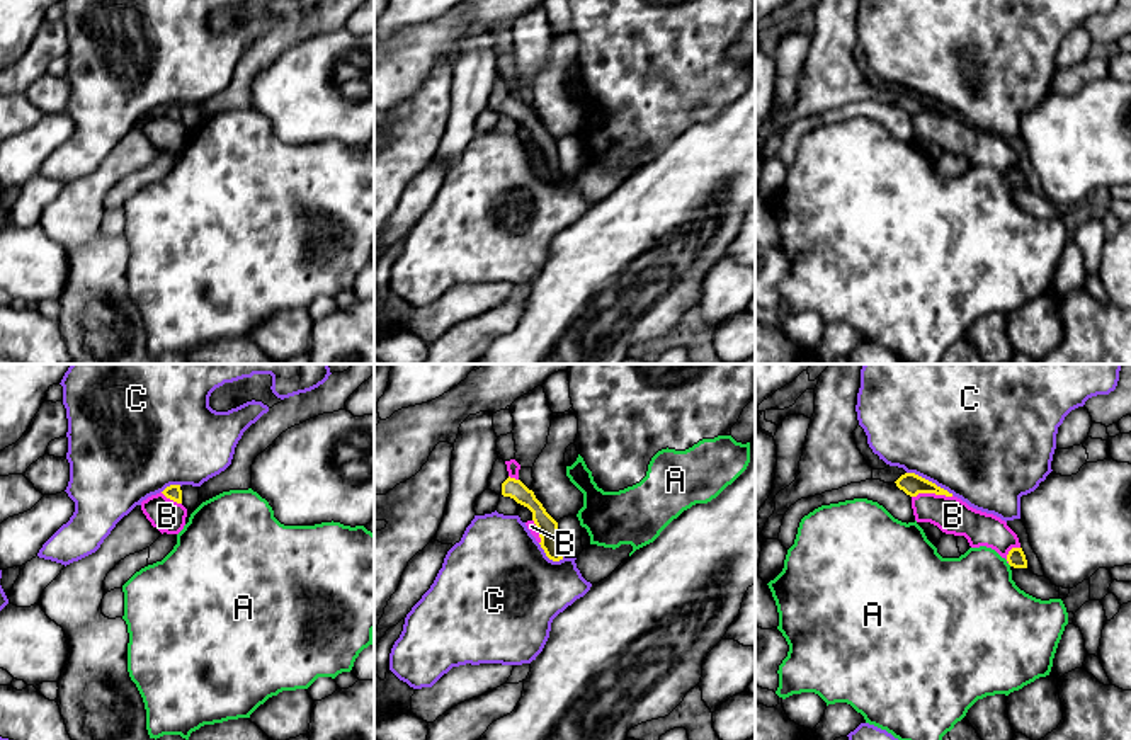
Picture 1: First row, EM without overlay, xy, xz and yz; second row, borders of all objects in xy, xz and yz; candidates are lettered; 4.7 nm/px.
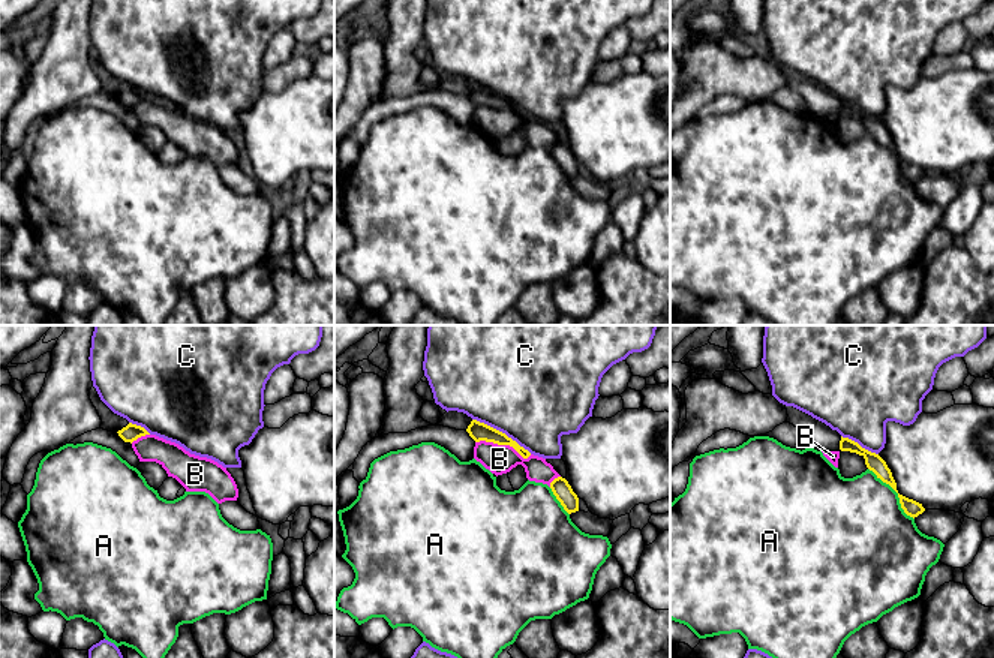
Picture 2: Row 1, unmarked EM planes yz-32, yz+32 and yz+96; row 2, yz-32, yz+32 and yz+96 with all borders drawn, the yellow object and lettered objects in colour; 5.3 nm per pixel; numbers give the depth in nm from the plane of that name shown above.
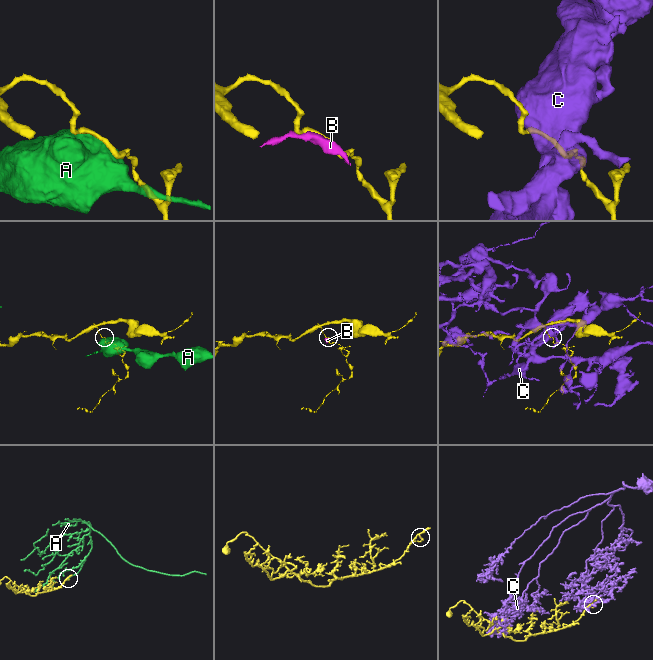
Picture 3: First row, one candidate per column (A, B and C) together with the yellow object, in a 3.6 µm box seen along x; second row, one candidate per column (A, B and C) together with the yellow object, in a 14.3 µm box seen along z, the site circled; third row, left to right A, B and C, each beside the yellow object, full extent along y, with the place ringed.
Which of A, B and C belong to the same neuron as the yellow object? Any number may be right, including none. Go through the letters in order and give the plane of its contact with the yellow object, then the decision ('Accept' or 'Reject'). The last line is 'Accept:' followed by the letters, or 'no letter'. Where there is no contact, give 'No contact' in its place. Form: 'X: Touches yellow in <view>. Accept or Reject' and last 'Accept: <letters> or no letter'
A: No contact. Reject
B: Touches yellow in yz. Reject
C: Touches yellow in yz. Reject
Accept: no letter

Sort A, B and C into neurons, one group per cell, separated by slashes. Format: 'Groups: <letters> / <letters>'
Groups: A / B / C

